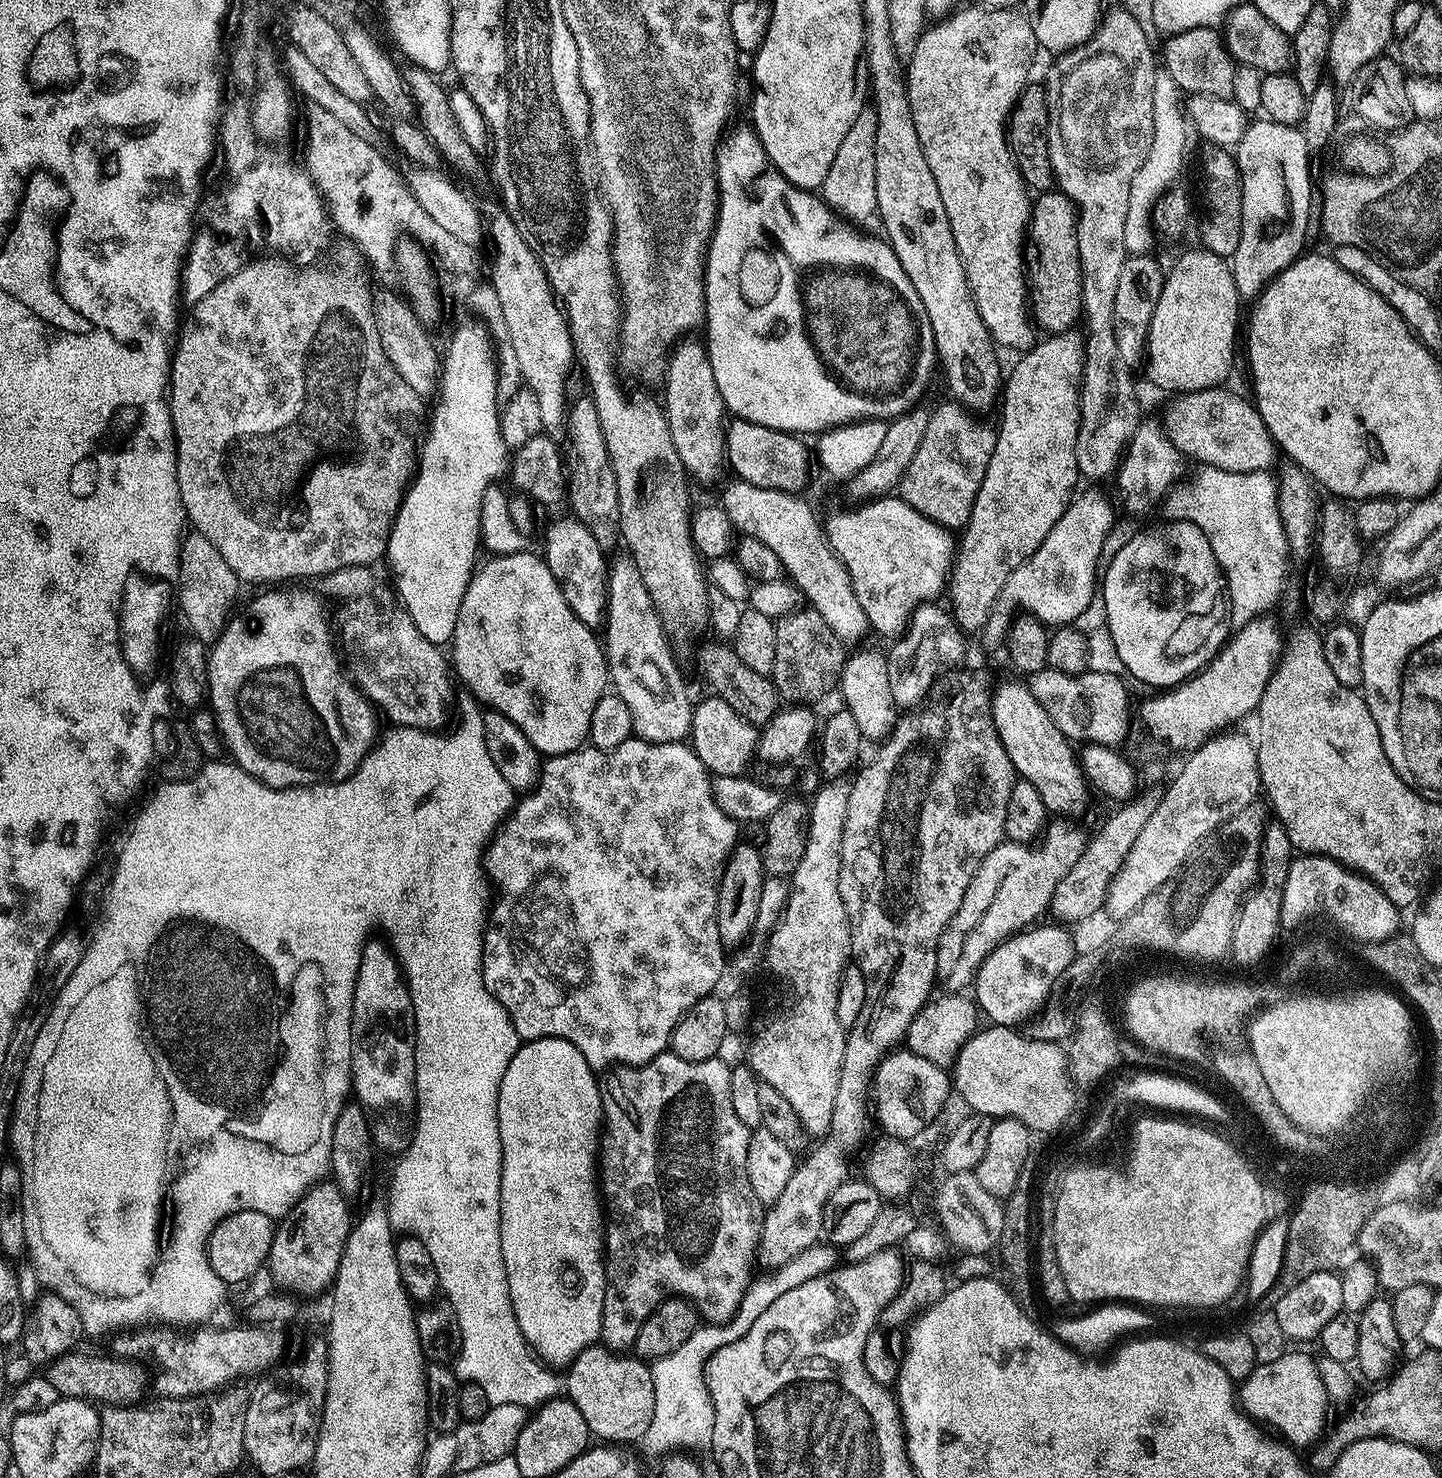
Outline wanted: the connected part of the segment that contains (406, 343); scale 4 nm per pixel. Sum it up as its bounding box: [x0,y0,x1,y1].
[376,296,442,398]

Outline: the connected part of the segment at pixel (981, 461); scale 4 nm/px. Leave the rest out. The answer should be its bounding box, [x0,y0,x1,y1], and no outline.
[898,402,996,530]

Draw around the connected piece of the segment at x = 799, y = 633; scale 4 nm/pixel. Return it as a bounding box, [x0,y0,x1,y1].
[771,606,846,706]

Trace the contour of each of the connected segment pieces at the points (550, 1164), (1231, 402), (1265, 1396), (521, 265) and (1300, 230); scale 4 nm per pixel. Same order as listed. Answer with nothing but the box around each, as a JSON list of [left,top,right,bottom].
[[498,1036,605,1366],[1162,386,1278,472],[1238,1350,1330,1450],[490,214,577,438],[1230,118,1314,302]]

